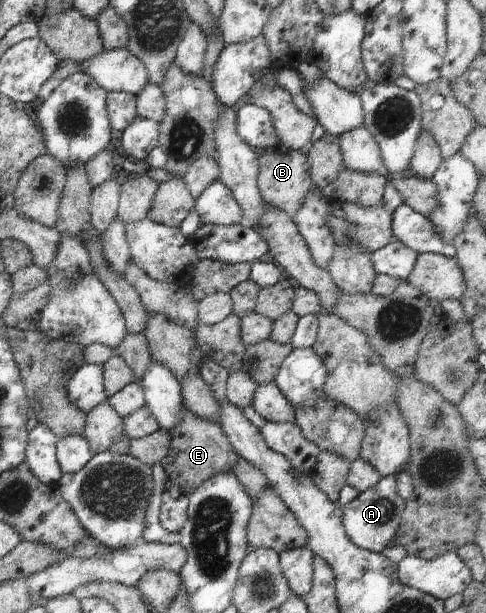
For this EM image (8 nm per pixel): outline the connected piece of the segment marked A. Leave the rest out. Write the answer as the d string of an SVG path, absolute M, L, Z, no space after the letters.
M382 477L373 487L361 492L358 498L347 502L343 509L343 525L346 534L356 546L380 553L391 546L405 509L405 500L398 495L396 477Z

